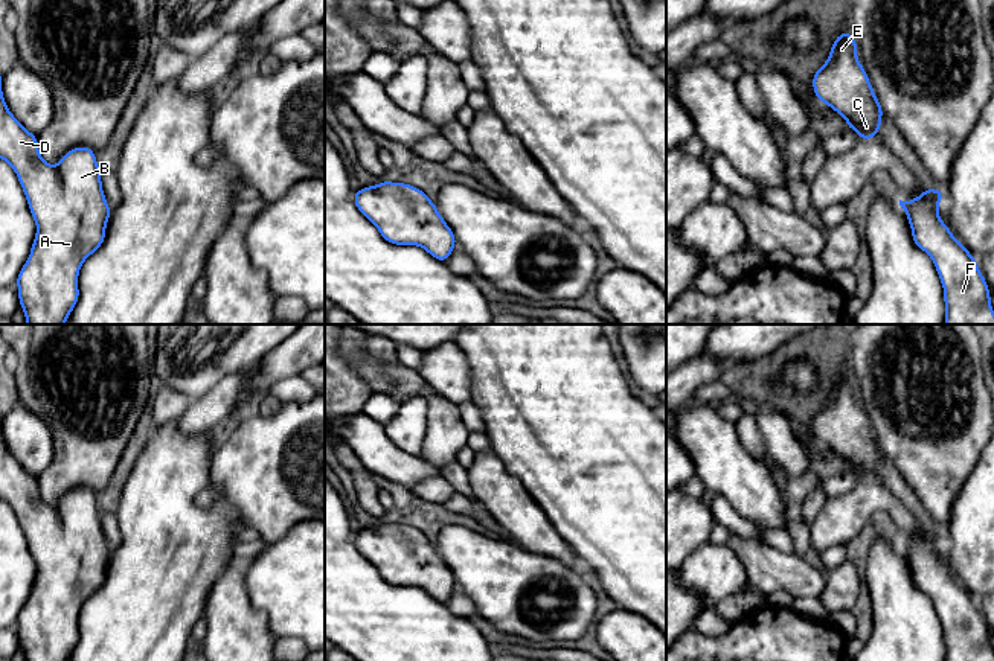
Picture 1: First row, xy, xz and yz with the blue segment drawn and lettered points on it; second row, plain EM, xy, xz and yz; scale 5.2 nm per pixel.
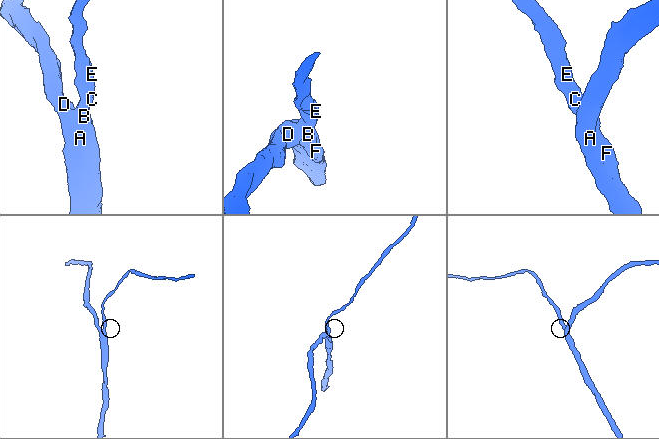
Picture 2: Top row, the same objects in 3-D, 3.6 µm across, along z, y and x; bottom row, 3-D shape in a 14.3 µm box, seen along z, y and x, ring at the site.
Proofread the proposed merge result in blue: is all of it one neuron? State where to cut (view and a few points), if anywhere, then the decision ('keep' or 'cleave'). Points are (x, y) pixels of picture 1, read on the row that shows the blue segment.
no cut; keep

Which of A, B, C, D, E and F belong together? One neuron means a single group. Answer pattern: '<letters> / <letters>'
A B C D E F

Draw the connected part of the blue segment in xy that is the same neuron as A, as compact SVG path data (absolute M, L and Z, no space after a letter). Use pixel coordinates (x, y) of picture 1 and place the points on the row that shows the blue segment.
M0 73L0 158L8 161L17 174L37 224L30 254L15 282L20 306L26 315L26 324L64 324L79 299L79 270L105 239L111 209L102 190L102 172L95 151L87 146L67 151L56 166L46 163L40 154L37 136L9 111L2 79Z

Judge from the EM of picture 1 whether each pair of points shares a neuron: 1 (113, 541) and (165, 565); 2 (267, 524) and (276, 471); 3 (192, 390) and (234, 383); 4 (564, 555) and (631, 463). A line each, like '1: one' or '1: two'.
1: two
2: one
3: two
4: two

